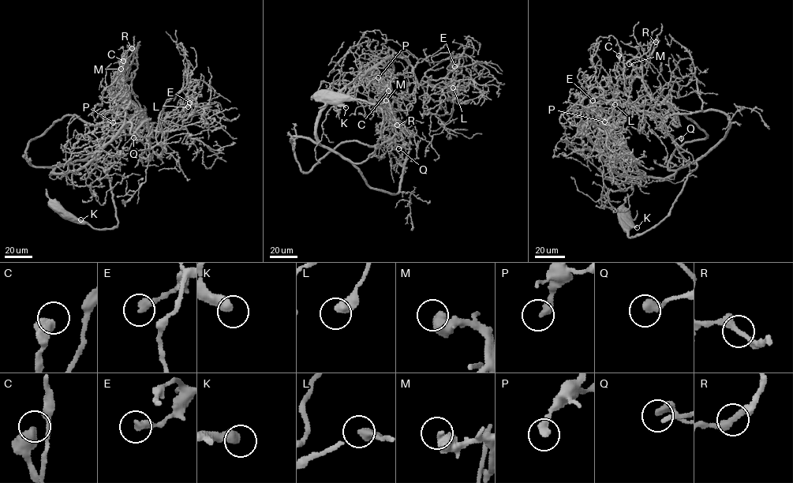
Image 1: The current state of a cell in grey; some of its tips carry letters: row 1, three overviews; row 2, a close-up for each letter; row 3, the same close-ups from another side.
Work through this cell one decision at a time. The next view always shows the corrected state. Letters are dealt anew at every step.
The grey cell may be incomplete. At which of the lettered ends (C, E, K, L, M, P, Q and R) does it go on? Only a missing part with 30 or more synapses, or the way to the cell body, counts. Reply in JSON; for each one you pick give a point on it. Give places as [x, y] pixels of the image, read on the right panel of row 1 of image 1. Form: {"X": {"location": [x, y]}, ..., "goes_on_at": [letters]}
{"goes_on_at": []}

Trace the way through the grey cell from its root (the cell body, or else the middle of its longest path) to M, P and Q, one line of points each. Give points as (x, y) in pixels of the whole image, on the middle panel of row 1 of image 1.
M: (327, 98), (364, 100), (381, 110), (377, 147), (353, 162), (371, 187), (396, 193), (405, 150), (386, 100)
P: (327, 98), (381, 110), (377, 147), (353, 162), (371, 187), (396, 193), (405, 150), (390, 82), (378, 77)
Q: (327, 98), (381, 110), (377, 147), (353, 162), (371, 187), (398, 191), (409, 132), (394, 117), (398, 148)

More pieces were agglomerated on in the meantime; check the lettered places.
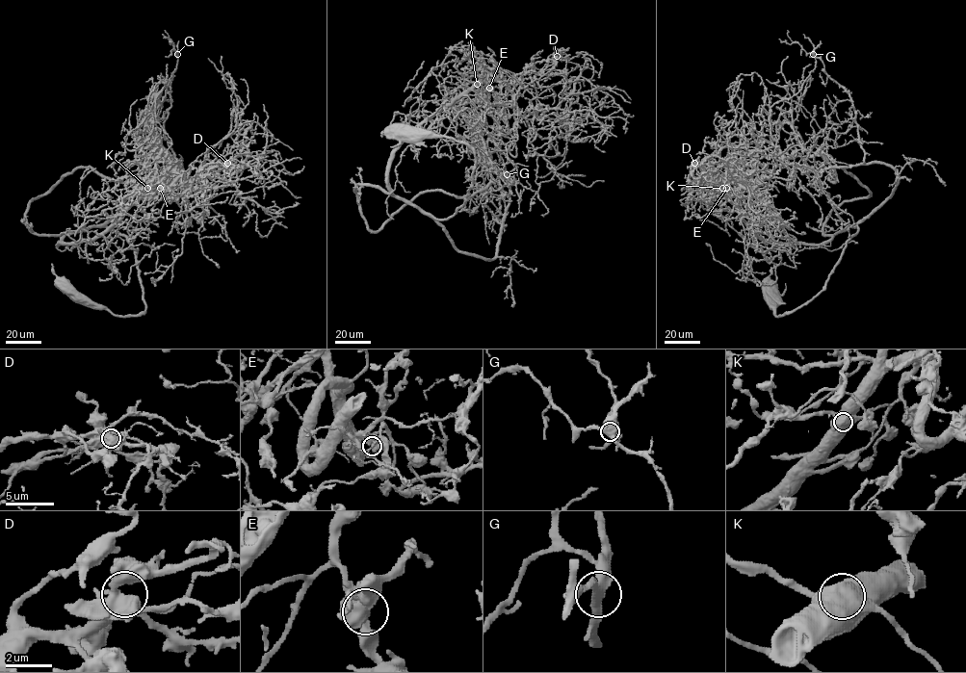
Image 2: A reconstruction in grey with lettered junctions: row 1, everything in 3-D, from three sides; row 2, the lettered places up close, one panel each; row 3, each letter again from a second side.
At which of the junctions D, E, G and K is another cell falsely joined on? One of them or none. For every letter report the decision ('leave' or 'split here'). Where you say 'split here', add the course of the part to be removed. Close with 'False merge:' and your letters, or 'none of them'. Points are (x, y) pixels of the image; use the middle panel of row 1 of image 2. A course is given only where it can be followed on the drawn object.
D: leave
E: leave
G: leave
K: split here; foreign part runs (477, 84), (494, 96), (483, 79), (488, 66), (511, 72), (515, 85), (516, 74), (556, 64)
False merge: K

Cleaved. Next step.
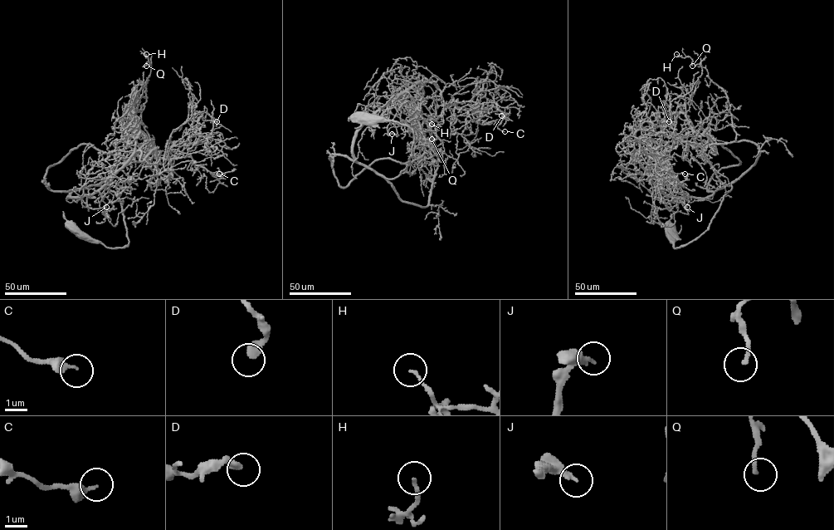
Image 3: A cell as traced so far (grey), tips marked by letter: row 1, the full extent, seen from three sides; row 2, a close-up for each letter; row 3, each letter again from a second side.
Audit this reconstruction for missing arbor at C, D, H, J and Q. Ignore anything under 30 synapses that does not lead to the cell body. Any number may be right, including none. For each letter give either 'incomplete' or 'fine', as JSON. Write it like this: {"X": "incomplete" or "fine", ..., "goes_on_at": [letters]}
{"C": "fine", "D": "fine", "H": "fine", "J": "fine", "Q": "fine", "goes_on_at": []}

